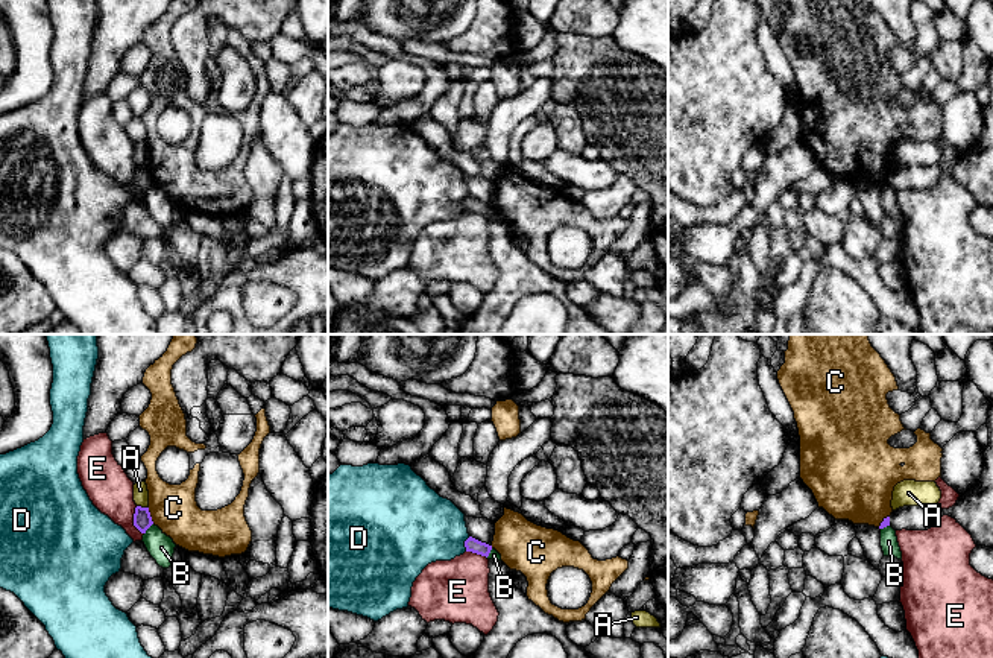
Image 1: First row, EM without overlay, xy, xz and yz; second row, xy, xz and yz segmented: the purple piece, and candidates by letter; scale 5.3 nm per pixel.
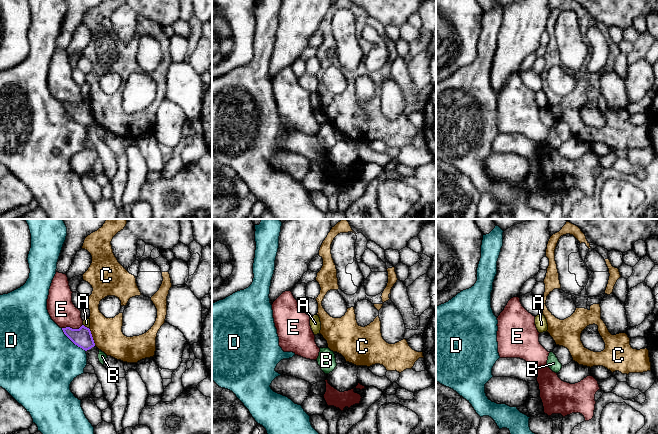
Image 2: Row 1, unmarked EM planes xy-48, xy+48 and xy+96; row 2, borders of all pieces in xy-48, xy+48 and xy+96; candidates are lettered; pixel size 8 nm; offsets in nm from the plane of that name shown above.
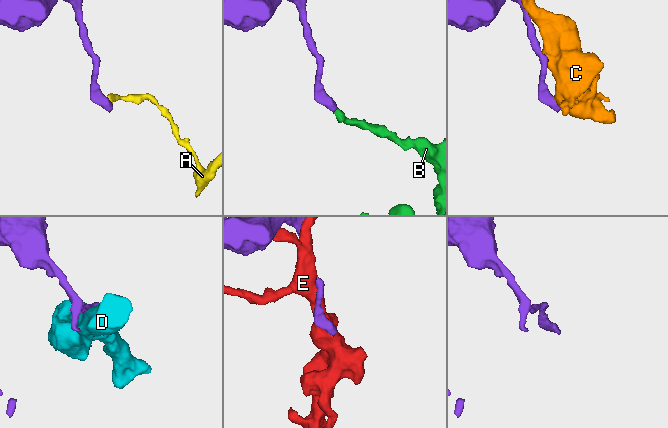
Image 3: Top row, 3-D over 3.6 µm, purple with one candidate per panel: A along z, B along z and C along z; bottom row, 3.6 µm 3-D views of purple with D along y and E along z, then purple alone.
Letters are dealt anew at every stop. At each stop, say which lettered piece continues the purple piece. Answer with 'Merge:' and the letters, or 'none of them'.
Merge: none of them

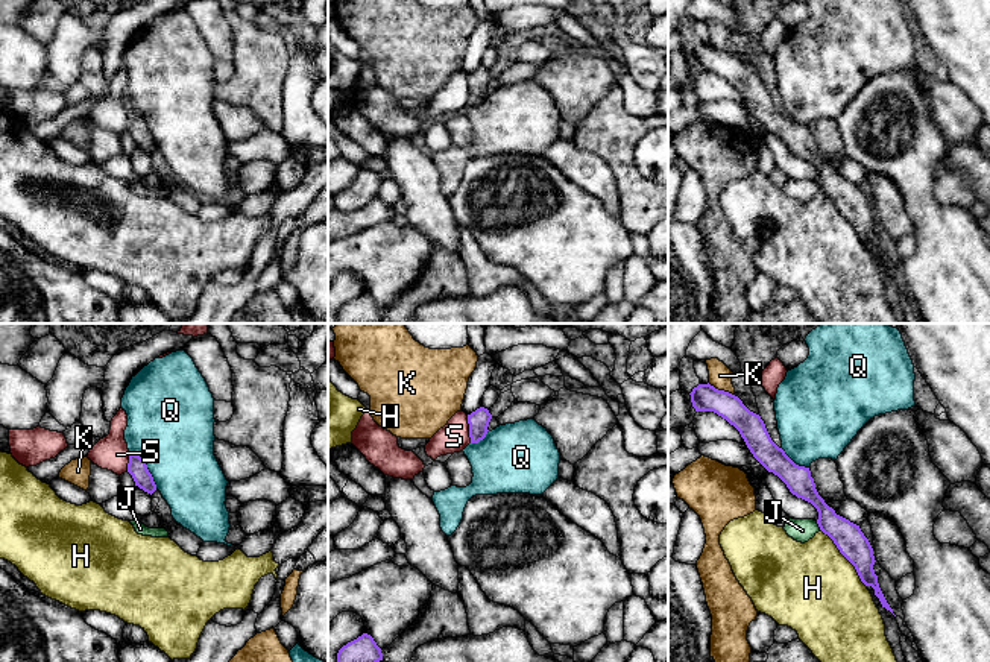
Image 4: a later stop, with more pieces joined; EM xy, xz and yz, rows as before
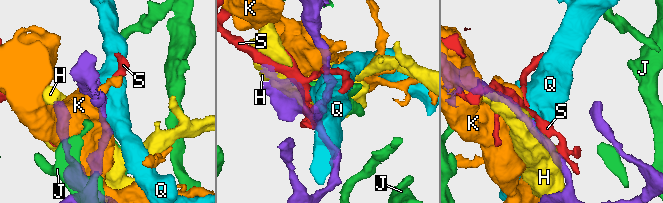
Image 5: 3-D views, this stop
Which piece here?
Merge: none of them

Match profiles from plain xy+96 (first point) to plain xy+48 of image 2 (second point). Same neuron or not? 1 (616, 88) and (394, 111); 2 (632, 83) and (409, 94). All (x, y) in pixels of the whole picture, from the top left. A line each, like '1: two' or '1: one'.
1: one
2: two

